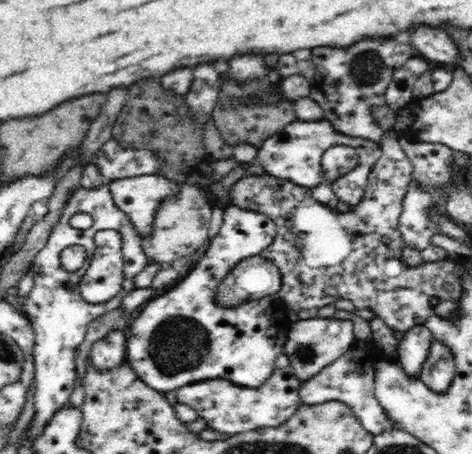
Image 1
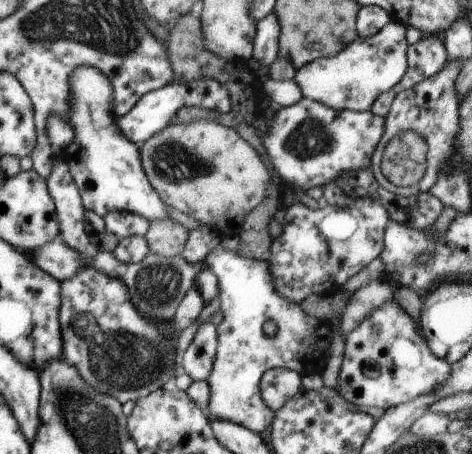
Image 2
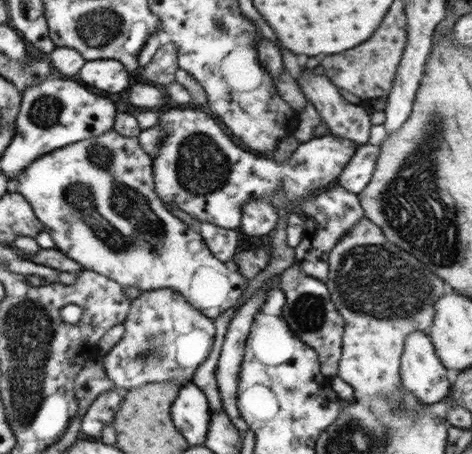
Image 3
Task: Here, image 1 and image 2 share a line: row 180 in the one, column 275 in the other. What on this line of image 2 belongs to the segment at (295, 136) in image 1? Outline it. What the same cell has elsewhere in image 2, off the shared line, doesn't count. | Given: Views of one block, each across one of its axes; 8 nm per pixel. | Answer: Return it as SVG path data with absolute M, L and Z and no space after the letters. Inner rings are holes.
M221 244L207 252L203 258L207 270L217 278L221 286L219 308L221 322L217 326L217 352L211 374L207 378L209 404L205 416L239 424L255 434L271 428L273 412L261 406L259 384L267 370L287 368L297 372L303 380L317 378L329 360L331 324L327 320L307 316L297 302L281 298L271 278L267 262L247 258L237 248L225 250ZM265 320L273 320L277 326L275 336L265 336Z

